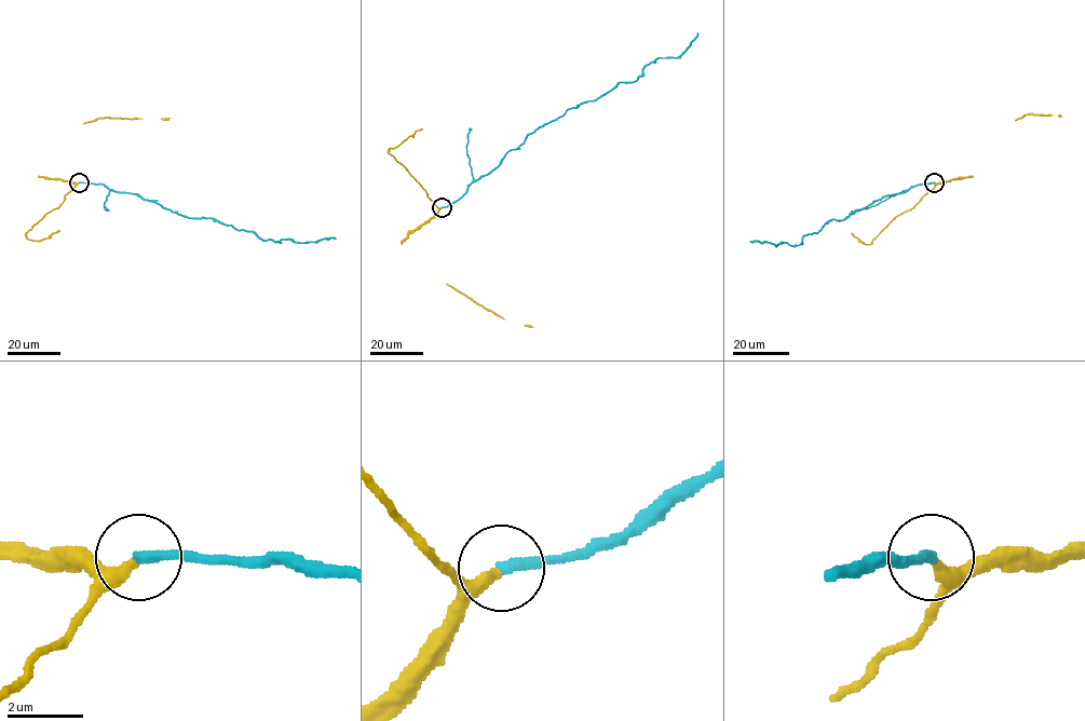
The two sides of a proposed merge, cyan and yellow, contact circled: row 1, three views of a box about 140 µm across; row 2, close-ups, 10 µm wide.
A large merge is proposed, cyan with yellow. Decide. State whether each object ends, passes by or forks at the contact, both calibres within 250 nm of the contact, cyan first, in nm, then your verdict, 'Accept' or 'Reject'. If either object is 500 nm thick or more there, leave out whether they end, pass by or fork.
At the ring cyan ends. At the ring yellow ends. Thickness 300 nm (cyan) against 320 nm. Accept

